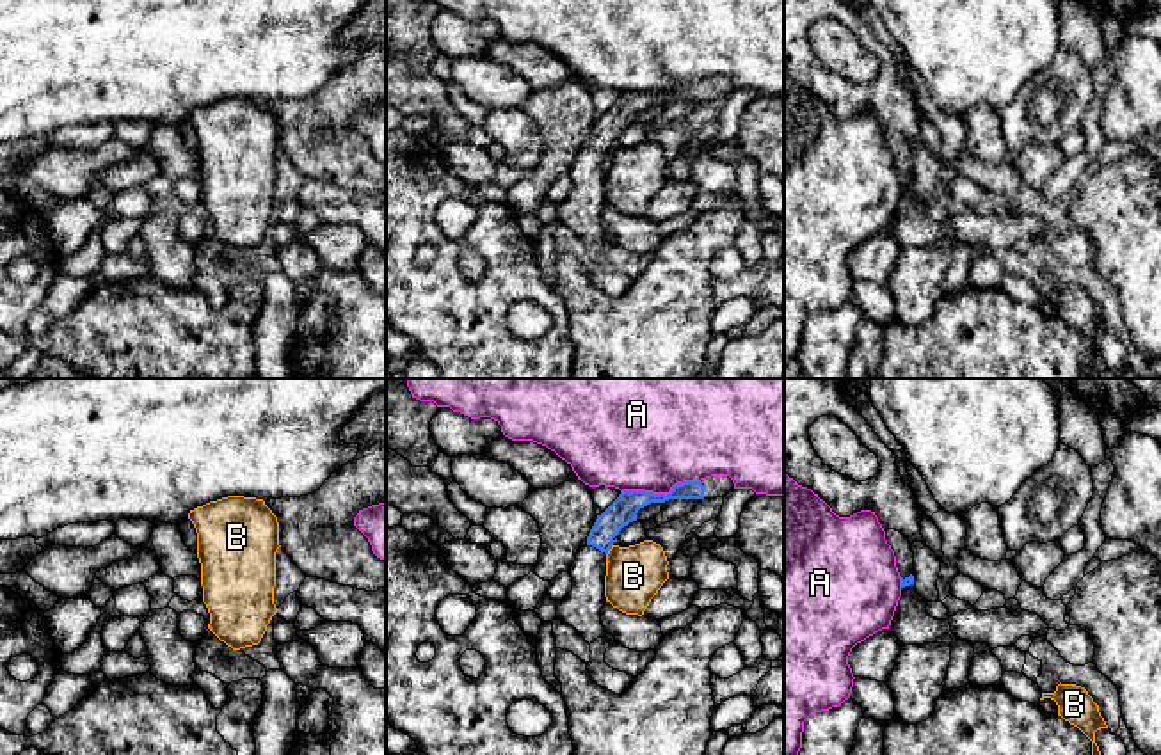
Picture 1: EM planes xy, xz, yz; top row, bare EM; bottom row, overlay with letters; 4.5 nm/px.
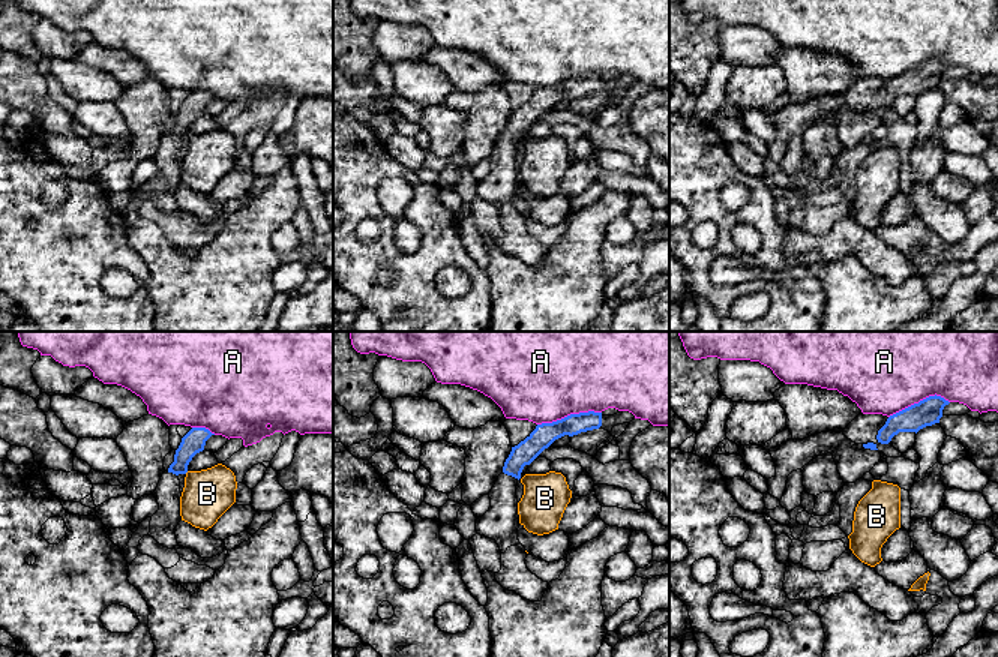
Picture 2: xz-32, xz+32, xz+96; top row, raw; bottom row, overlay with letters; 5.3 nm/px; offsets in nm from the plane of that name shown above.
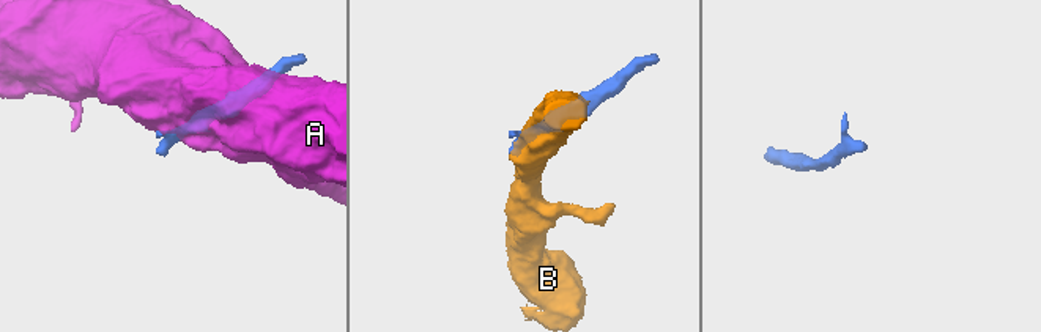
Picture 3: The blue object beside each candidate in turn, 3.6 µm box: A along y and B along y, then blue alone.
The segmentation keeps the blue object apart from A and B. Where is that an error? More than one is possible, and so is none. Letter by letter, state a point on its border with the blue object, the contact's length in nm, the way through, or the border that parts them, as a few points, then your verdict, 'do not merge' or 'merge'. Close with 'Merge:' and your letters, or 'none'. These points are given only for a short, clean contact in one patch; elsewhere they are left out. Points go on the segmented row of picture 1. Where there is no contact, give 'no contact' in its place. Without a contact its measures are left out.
A: contact xz (660, 494); length 360 nm; do not merge
B: contact xz (610, 548); length 60 nm; border xz (612, 544), (607, 555); do not merge
Merge: none

